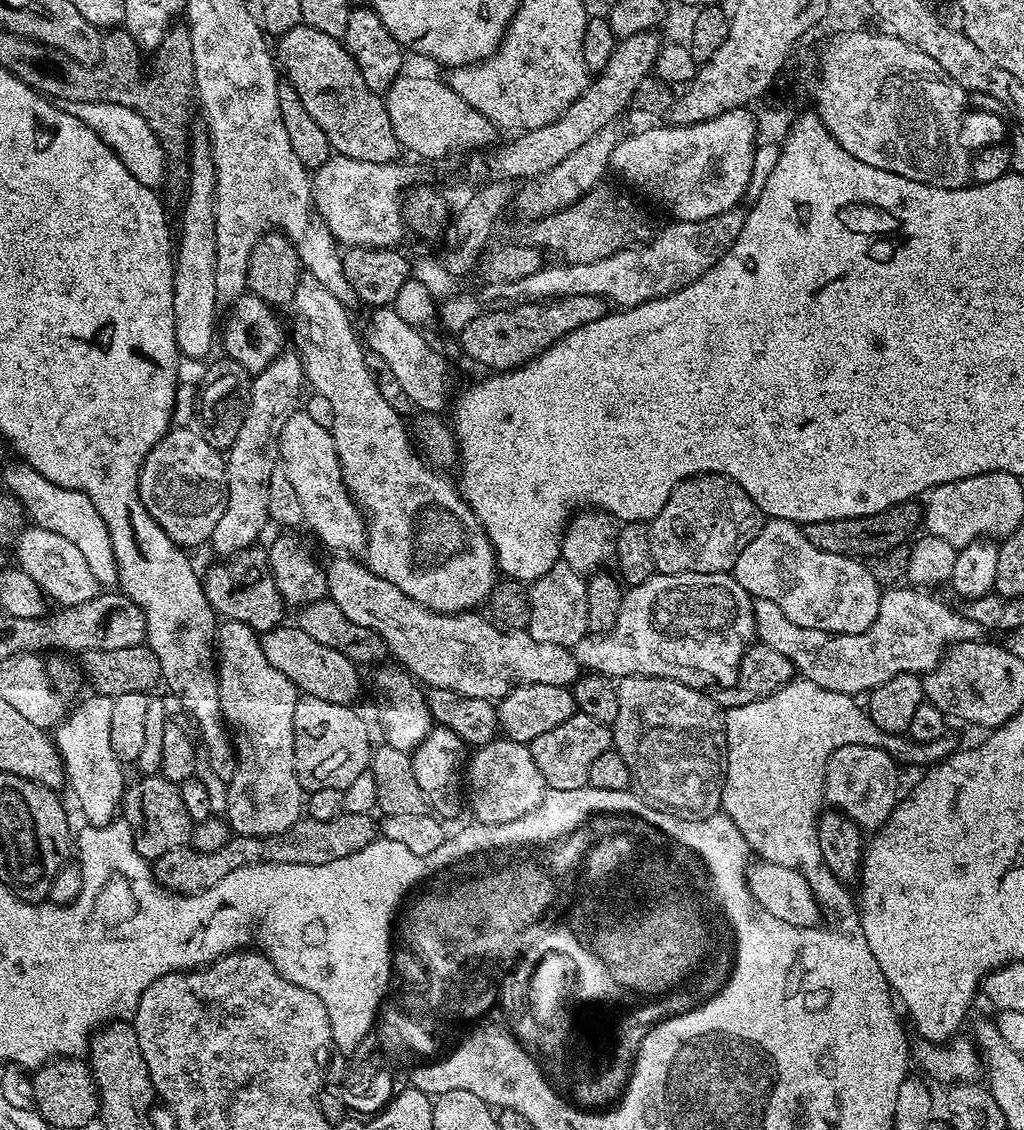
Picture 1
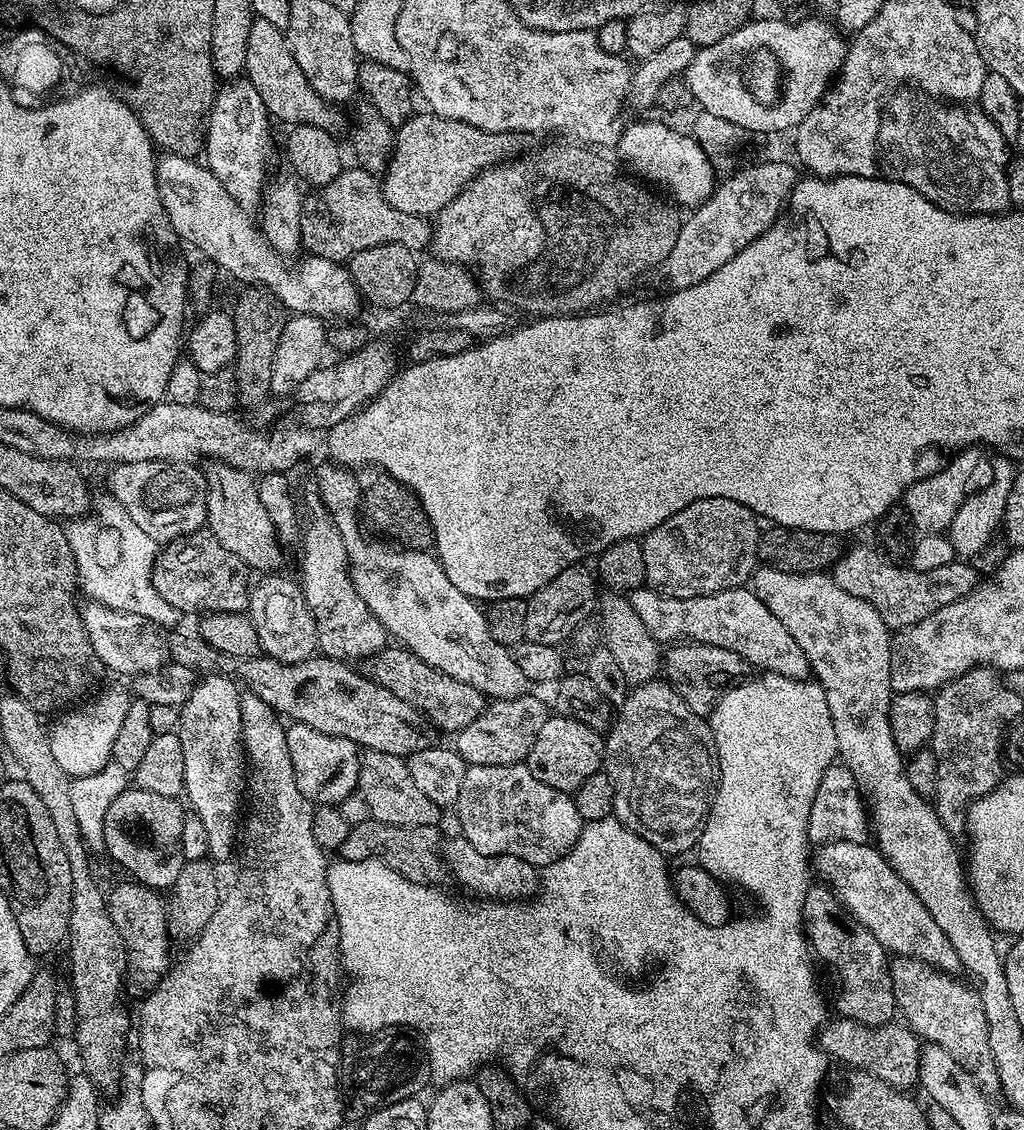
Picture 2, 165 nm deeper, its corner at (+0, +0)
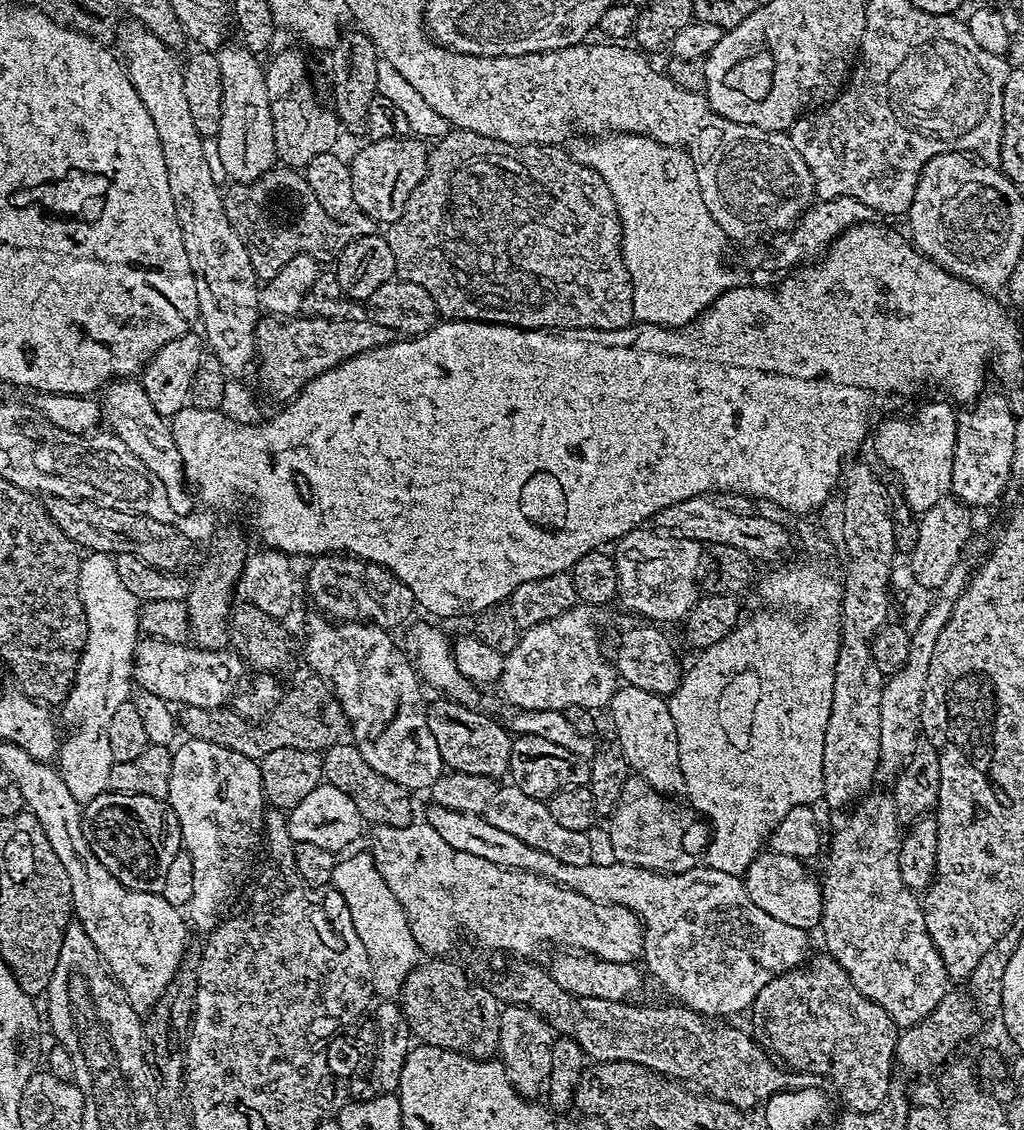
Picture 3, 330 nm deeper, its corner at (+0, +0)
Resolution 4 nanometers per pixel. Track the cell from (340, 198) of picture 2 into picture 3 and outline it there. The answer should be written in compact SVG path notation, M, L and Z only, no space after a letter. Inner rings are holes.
M276 166L252 184L233 183L230 188L223 193L224 212L238 238L248 247L252 268L260 282L270 279L294 256L304 253L317 258L331 257L339 254L354 237L369 231L369 217L363 214L343 224L340 221L343 219L325 210L295 167Z

